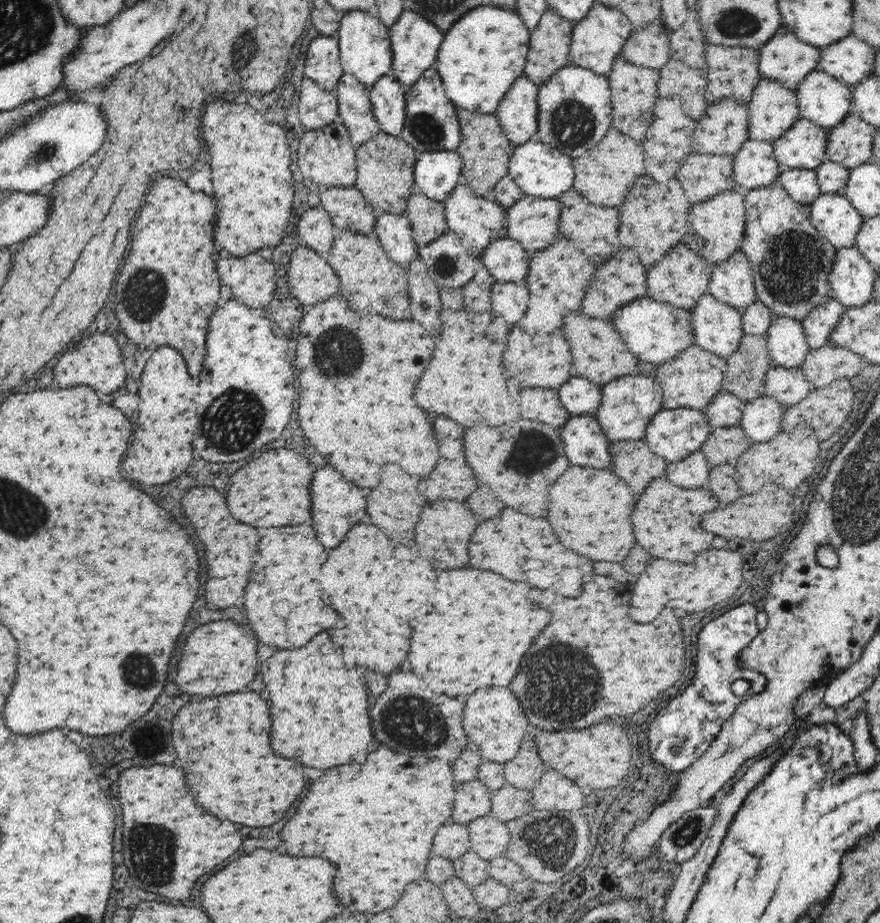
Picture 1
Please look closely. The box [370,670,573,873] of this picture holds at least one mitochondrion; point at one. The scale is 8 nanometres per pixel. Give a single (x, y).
(414, 722)

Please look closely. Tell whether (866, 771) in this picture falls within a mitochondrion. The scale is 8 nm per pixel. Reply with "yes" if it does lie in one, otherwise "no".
no

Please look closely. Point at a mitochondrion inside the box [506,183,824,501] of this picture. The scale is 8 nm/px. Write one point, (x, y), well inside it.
(533, 452)

